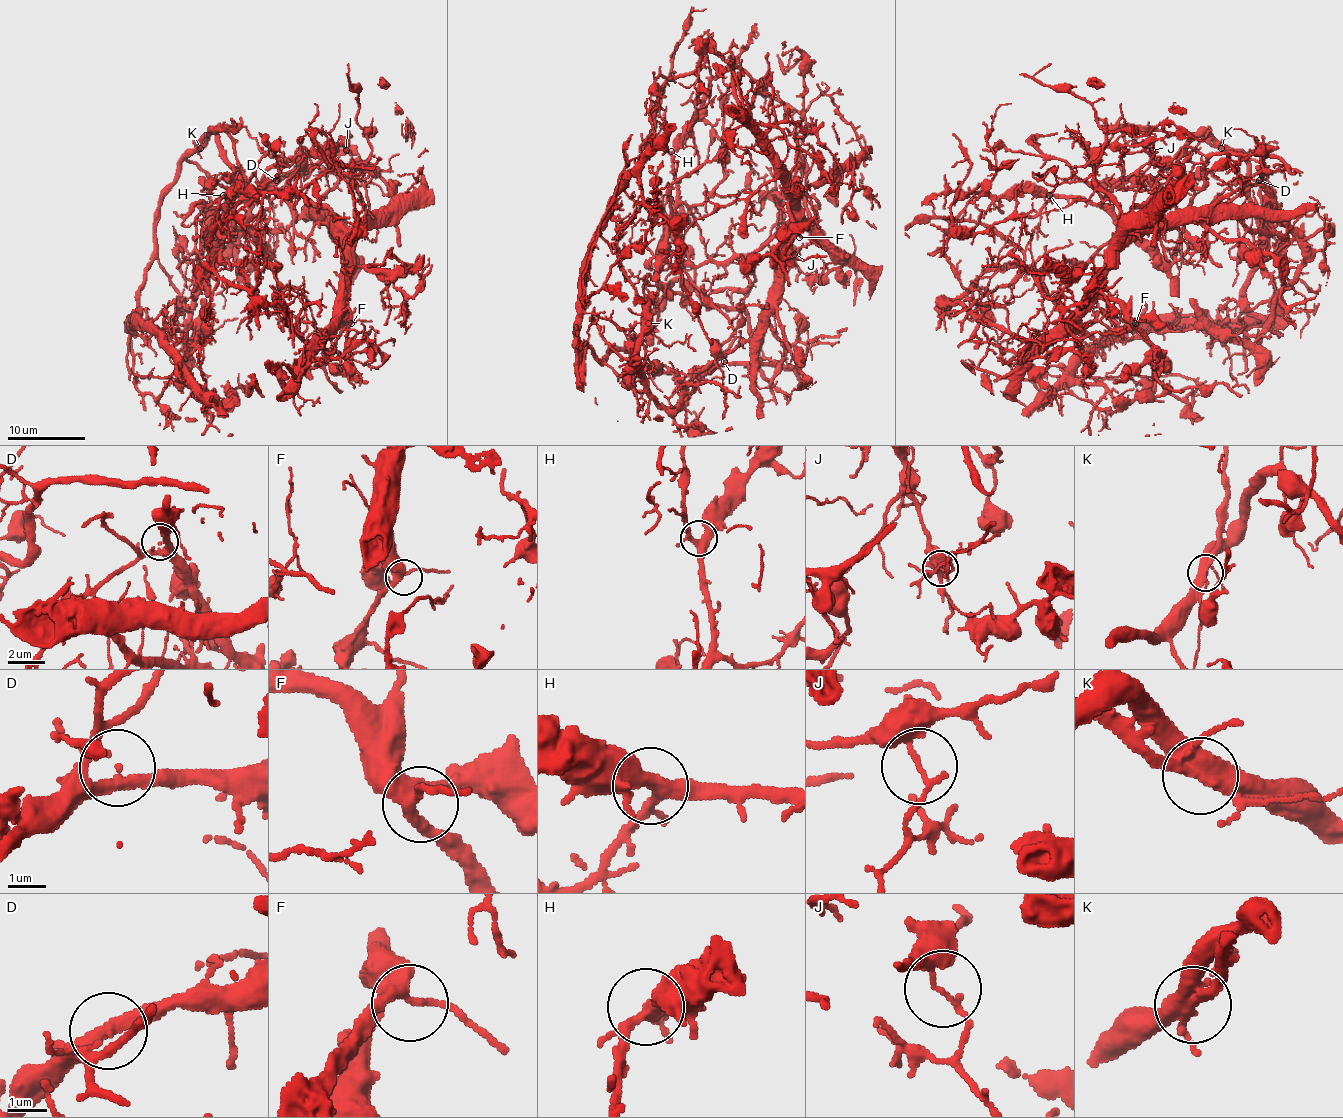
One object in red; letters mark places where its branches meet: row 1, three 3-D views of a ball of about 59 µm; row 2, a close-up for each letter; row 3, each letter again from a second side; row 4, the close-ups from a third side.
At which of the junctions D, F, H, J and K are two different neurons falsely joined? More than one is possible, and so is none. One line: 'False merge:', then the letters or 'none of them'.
False merge: J, K

